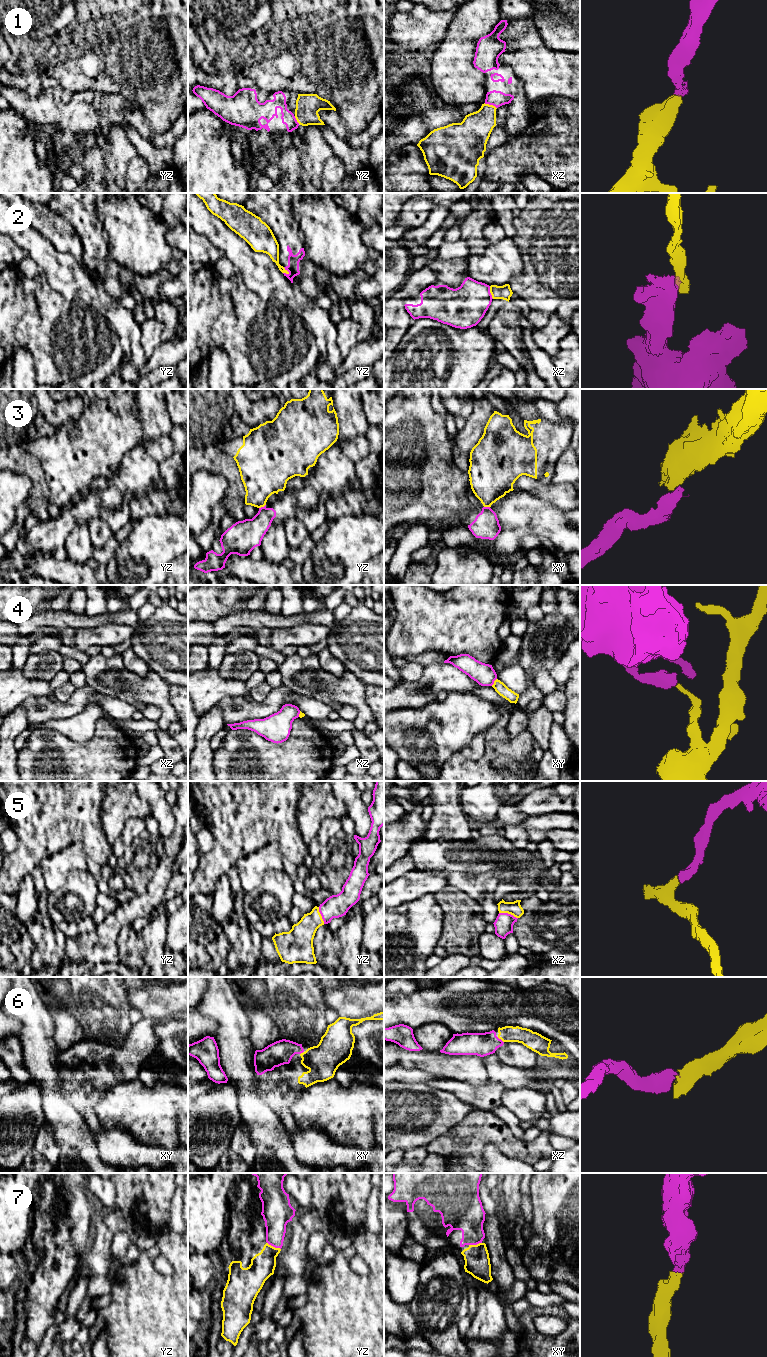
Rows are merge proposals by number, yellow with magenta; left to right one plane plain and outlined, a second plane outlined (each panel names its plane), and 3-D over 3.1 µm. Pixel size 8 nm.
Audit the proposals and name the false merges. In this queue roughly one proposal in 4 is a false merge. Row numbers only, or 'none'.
2, 3, 4

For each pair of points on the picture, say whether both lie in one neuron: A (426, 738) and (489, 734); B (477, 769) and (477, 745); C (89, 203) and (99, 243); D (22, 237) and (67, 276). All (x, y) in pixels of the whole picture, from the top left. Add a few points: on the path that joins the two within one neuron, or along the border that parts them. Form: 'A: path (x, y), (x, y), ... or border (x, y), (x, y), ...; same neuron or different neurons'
A: border (497, 713), (497, 720), (482, 732); different neurons
B: border (460, 751), (473, 760), (486, 754); different neurons
C: path (89, 213), (89, 230), (91, 233); same neuron
D: path (33, 242), (56, 265); same neuron

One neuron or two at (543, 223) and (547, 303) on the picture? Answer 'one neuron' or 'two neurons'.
one neuron

